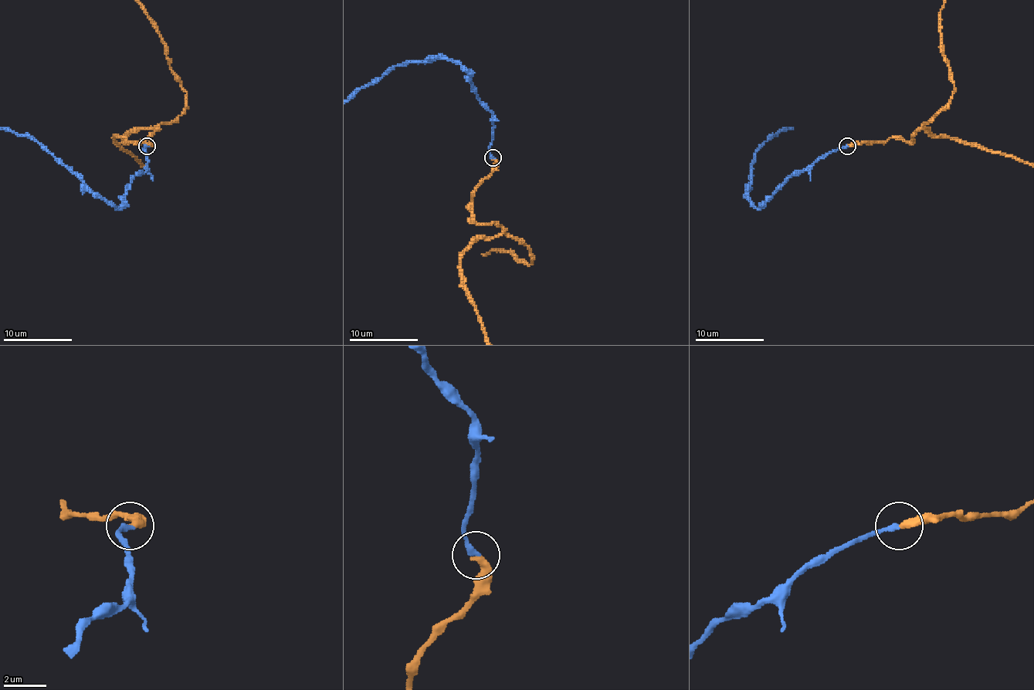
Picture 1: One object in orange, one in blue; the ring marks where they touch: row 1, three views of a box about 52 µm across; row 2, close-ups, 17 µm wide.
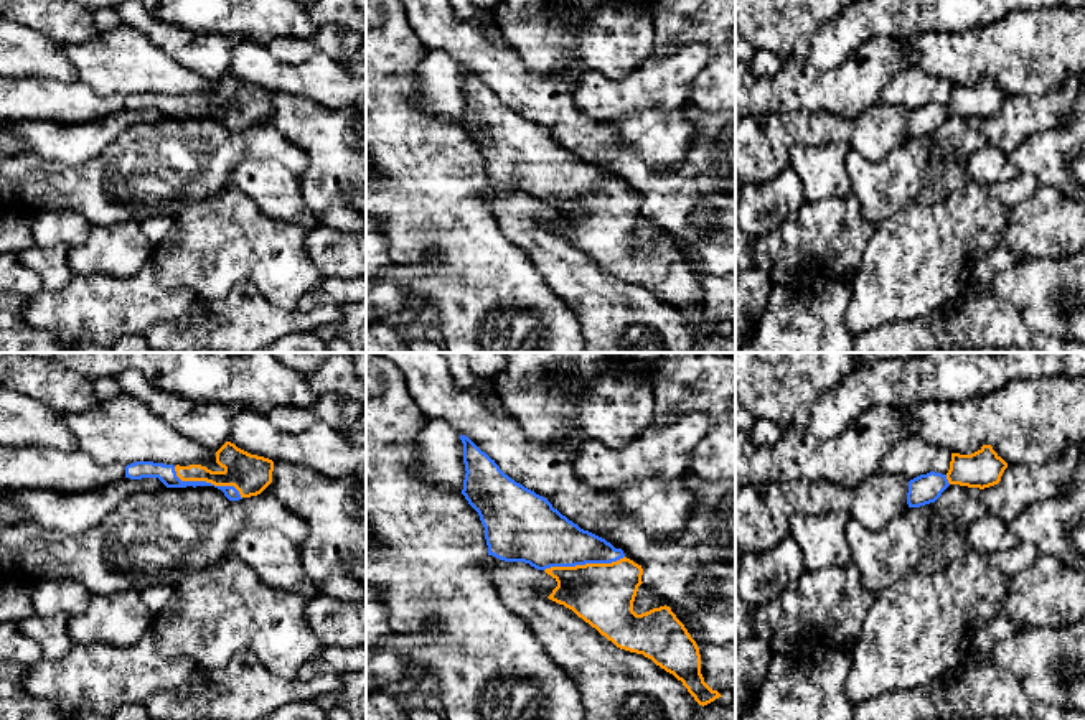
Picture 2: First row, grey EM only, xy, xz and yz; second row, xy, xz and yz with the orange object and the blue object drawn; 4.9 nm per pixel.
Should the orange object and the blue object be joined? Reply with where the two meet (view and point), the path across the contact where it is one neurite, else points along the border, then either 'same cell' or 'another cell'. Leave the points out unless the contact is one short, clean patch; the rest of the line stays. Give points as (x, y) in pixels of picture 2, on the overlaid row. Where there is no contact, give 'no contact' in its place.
xz (586, 564) | same cell

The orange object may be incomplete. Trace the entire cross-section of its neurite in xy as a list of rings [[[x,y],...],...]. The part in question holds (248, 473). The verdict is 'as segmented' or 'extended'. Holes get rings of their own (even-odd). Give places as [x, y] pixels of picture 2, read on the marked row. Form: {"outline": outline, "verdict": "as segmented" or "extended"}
{"outline": [[[231,442],[216,451],[216,463],[221,471],[211,471],[201,465],[135,461],[125,466],[125,478],[158,478],[167,488],[214,486],[229,501],[257,496],[272,483],[274,461],[251,455]]], "verdict": "extended"}

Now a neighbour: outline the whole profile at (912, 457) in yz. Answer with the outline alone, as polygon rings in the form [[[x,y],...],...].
[[[910,435],[900,440],[881,461],[879,471],[905,476],[909,481],[930,471],[946,475],[951,451]]]

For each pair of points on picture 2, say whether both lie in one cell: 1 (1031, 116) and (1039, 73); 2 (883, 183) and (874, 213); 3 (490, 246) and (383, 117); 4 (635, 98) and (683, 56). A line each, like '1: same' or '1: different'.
1: different
2: same
3: same
4: same

